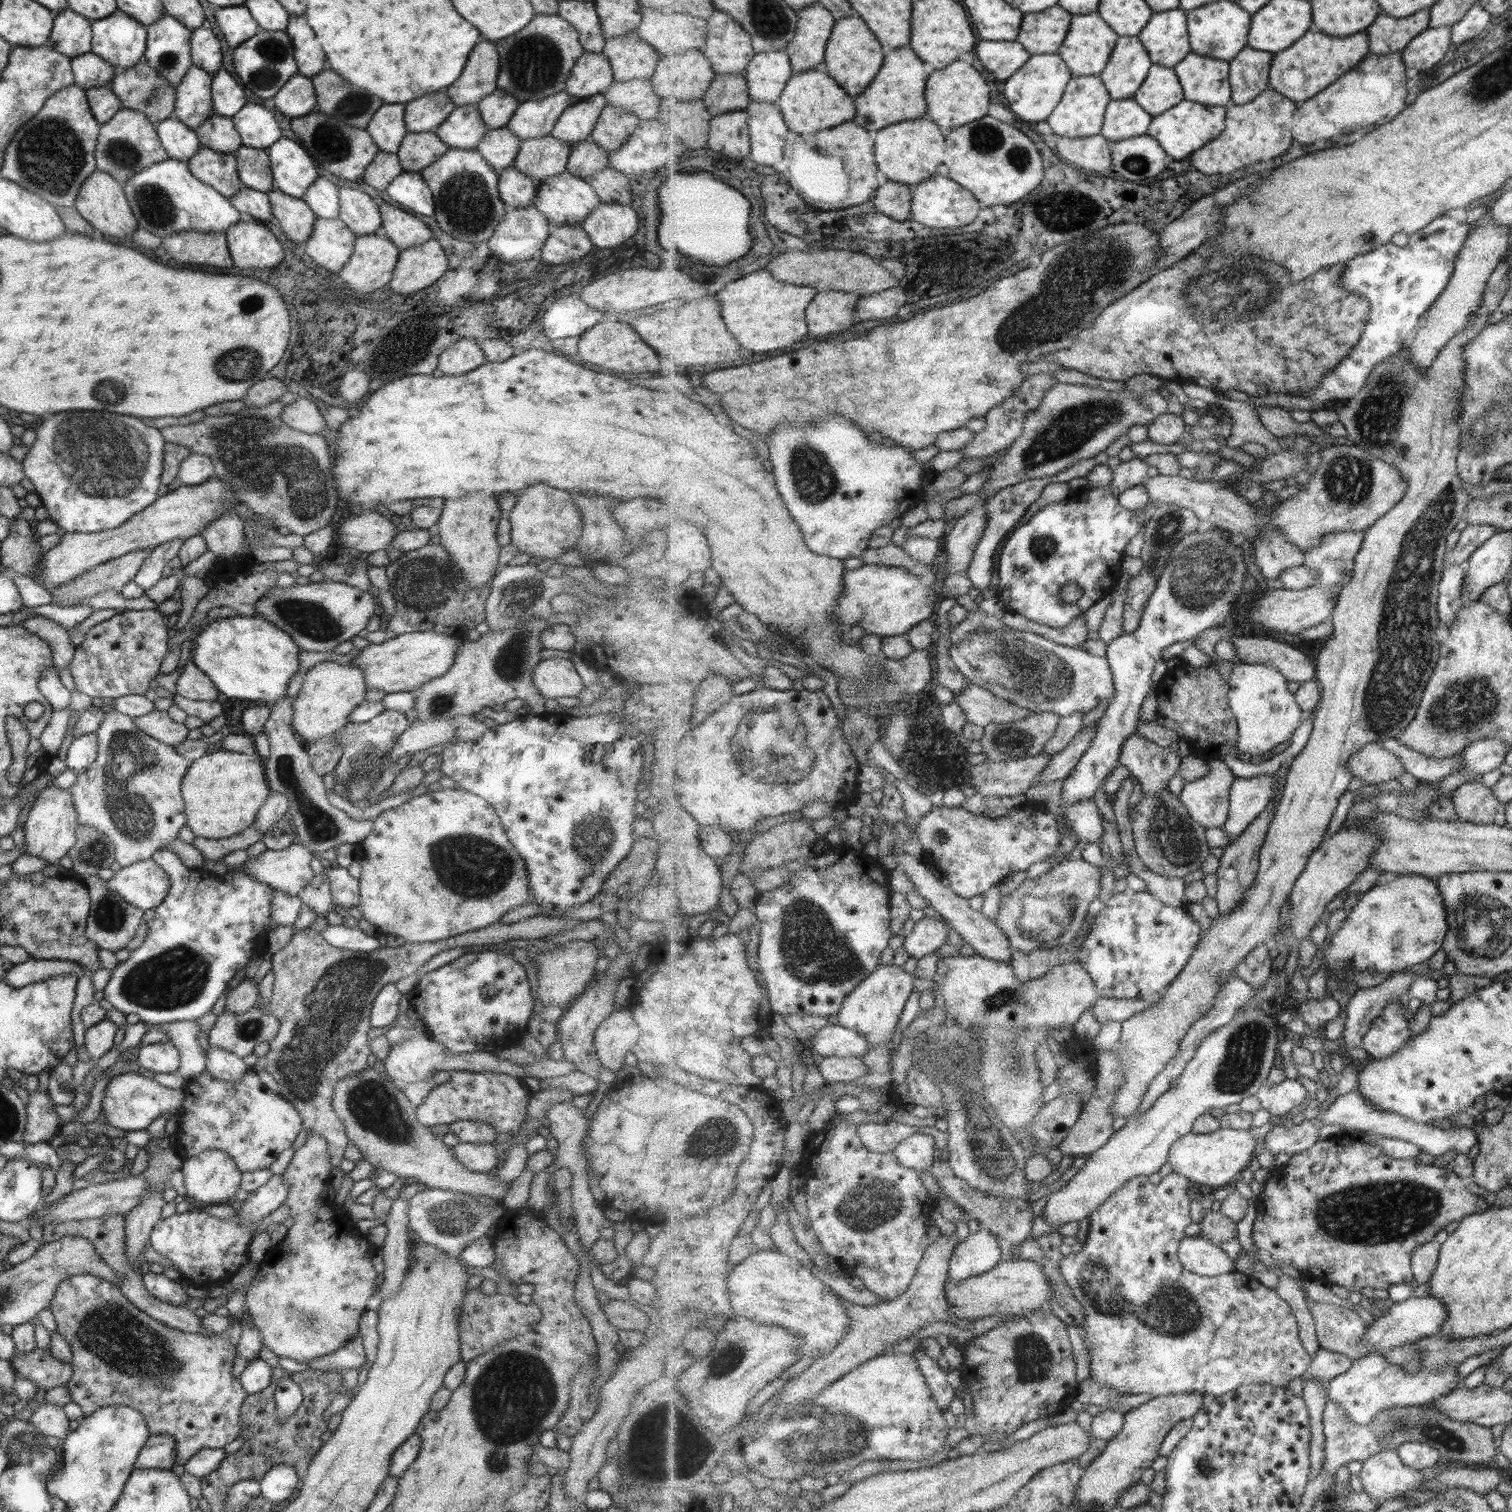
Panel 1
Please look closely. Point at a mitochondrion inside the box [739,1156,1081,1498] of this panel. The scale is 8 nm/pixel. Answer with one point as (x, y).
(819, 1438)

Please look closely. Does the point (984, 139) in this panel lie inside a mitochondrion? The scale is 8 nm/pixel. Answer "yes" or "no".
yes

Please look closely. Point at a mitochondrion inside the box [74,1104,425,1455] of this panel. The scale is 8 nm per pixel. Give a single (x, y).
(295, 1428)

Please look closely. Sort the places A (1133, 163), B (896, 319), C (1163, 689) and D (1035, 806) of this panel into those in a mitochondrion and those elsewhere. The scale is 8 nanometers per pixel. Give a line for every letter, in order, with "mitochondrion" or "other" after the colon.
A: mitochondrion
B: other
C: other
D: other

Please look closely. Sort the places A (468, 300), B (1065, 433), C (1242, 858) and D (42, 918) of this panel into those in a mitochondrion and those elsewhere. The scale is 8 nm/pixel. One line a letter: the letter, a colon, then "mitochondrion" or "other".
A: other
B: mitochondrion
C: other
D: other

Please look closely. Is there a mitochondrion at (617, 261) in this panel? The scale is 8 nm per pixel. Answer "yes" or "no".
no

